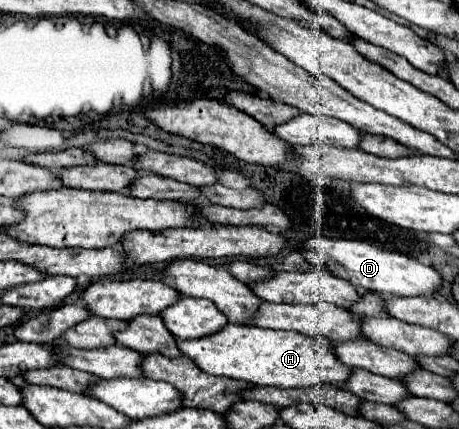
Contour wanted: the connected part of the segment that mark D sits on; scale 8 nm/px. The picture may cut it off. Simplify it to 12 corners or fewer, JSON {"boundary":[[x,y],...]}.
{"boundary":[[315,234],[313,267],[383,296],[433,296],[433,266],[365,240]]}

